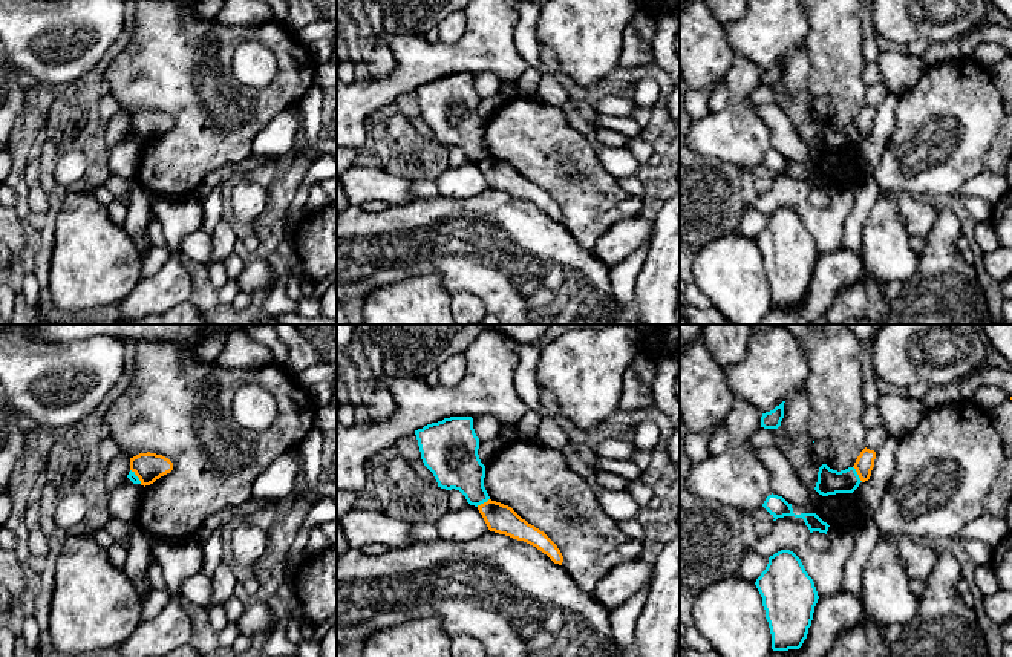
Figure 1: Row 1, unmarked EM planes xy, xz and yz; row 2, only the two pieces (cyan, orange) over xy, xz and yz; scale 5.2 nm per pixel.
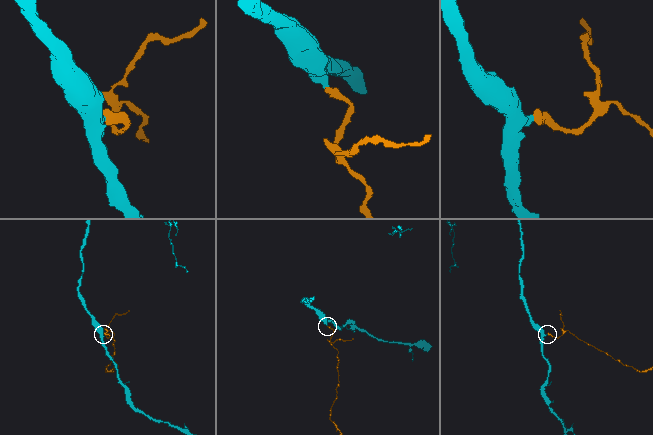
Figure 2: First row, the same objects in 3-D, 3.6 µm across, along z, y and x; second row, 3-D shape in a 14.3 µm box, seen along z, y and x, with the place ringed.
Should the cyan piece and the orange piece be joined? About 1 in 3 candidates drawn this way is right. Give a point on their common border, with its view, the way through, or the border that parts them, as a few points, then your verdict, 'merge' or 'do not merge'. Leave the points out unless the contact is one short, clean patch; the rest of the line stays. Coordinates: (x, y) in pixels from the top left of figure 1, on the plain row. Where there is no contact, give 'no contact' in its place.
contact yz (856, 130); border yz (853, 123), (862, 138); do not merge

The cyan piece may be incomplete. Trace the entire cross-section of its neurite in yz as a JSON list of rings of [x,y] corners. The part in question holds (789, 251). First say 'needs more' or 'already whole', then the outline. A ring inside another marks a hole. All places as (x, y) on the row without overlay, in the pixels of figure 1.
already whole; [[[790,207],[775,210],[755,242],[762,254],[772,306],[799,306],[807,296],[819,256],[801,216]]]

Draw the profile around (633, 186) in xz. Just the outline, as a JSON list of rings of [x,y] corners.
[[[631,176],[631,178],[620,178],[617,179],[620,187],[625,188],[629,194],[637,196],[637,198],[645,198],[645,187],[638,181],[638,178]]]

